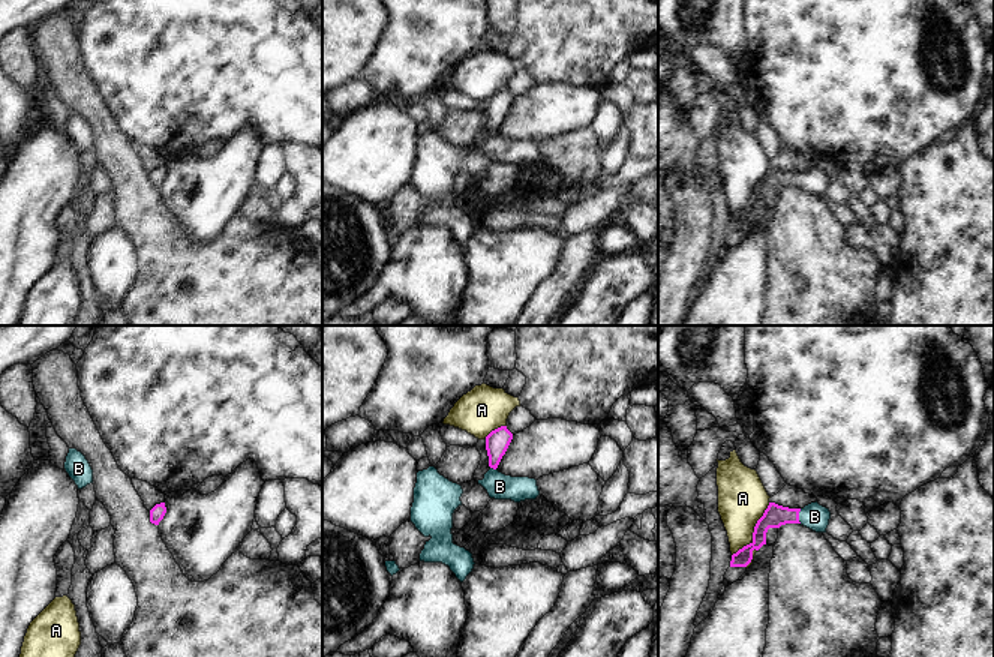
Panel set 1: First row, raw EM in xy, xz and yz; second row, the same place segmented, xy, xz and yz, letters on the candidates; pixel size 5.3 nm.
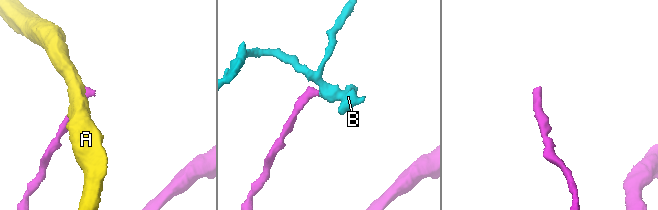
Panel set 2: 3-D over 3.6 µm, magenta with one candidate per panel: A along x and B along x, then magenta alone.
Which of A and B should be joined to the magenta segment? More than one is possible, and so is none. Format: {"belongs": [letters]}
{"belongs": ["B"]}

